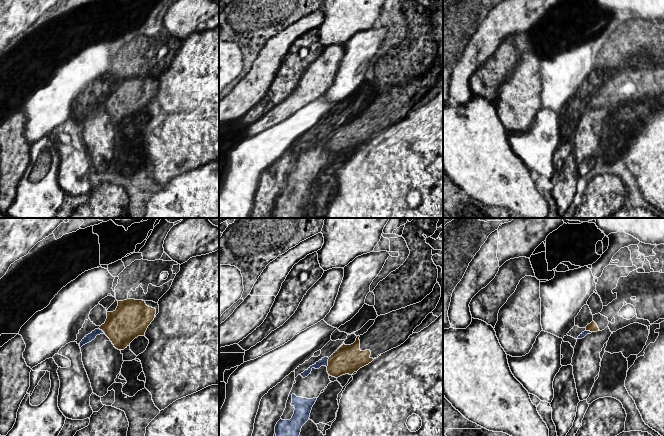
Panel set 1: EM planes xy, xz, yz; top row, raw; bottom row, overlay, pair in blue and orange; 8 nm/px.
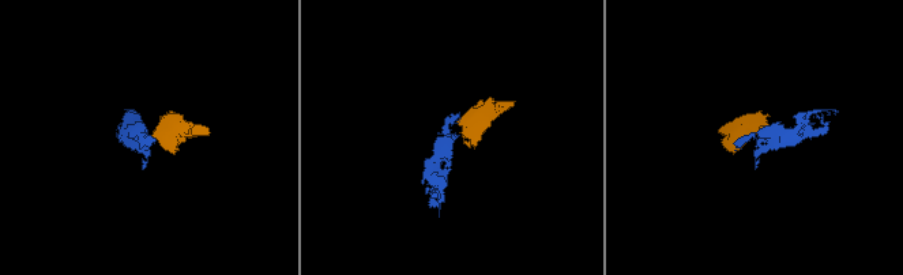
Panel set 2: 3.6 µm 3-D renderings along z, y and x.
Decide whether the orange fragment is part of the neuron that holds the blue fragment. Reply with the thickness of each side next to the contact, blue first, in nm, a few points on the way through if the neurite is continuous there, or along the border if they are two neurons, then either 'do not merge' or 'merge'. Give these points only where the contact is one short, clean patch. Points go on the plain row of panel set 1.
60 nm thick on the blue side, 220 nm on the other; border along xz (329, 134), (326, 142); do not merge

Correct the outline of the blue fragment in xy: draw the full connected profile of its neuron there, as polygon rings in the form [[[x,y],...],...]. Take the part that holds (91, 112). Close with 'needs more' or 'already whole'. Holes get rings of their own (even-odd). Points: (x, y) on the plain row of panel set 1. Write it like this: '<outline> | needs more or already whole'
[[[100,105],[86,111],[79,122],[93,169],[103,173],[121,147],[123,130]]] | needs more

